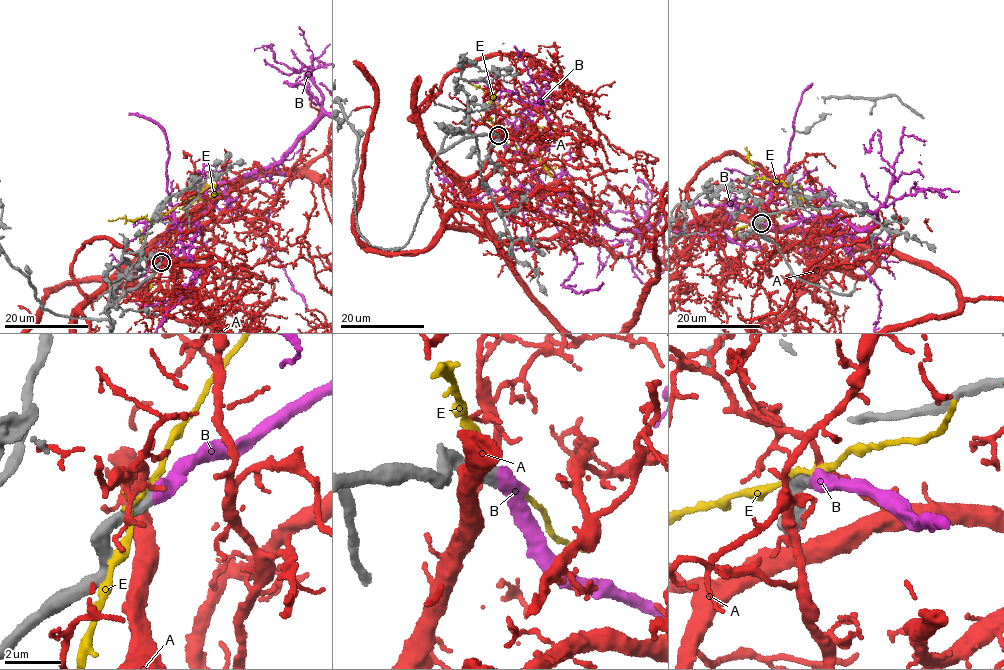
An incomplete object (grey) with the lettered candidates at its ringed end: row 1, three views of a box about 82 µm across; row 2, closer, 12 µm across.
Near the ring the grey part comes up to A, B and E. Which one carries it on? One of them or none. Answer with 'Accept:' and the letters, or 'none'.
Accept: B

